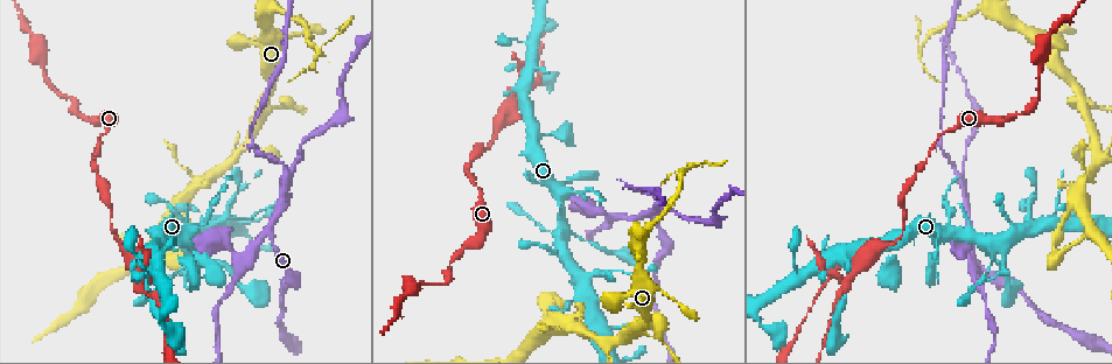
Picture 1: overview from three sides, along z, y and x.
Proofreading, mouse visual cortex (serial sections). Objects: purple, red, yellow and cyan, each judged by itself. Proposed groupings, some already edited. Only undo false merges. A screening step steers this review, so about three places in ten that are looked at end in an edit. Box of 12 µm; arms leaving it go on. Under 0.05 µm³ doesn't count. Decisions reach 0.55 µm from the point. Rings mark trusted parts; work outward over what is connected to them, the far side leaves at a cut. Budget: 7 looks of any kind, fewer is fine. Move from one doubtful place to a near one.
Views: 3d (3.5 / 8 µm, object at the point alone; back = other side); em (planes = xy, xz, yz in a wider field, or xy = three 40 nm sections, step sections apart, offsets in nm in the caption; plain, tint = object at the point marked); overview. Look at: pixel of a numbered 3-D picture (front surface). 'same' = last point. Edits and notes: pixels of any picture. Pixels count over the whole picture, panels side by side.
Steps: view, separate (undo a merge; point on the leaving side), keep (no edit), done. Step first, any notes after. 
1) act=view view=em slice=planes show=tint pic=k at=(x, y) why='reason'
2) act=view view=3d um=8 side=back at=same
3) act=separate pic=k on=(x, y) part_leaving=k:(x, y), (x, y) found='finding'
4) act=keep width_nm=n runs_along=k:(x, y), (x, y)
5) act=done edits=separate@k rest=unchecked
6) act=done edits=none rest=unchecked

act=view view=3d um=3.5 pic=1 at=(641, 215) why='side arm on a straight run'

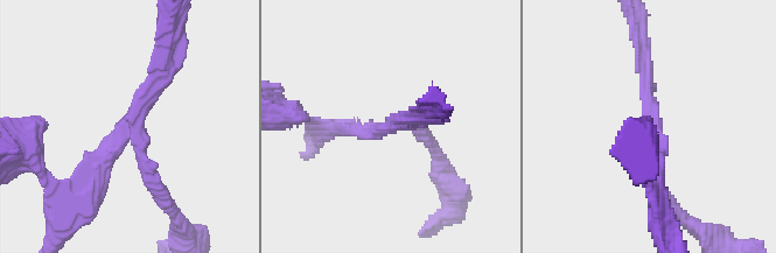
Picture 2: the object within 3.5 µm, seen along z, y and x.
act=view view=em slice=xy step=3 show=tint pic=2 at=(386, 128) arms=3 arm_widths_nm=150,200,250 why='now the EM'

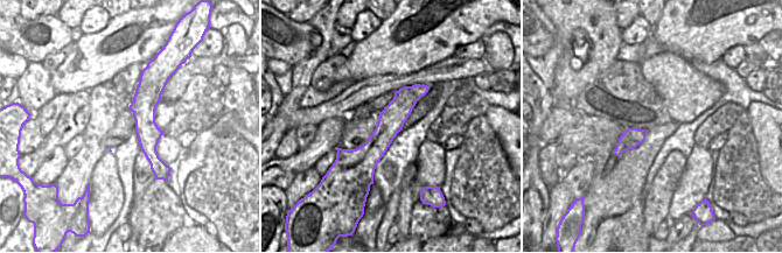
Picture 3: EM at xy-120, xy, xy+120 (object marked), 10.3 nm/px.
act=separate pic=2 on=(103, 167) part_leaving=2:(127, 133), (65, 201), (48, 183) found='two cells meet here'

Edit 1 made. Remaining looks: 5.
act=view view=3d um=3.5 pic=1 at=(560, 234) why='four-way junction'

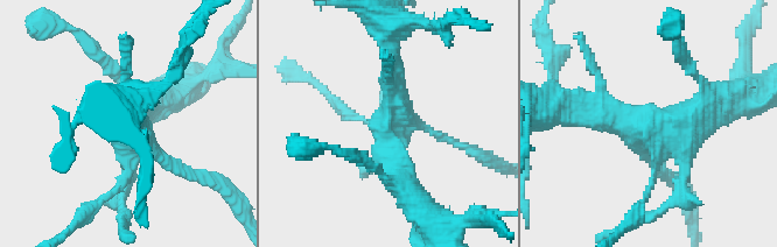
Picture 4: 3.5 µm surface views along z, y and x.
act=view view=em slice=xy step=1 show=plain pic=4 at=(653, 129)

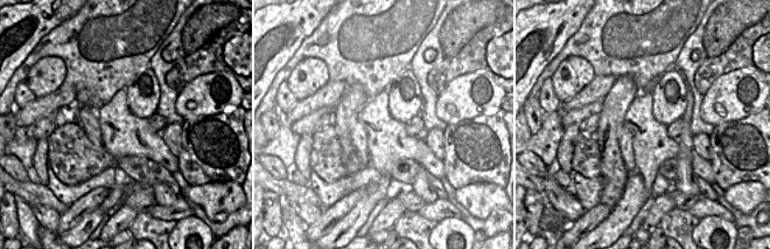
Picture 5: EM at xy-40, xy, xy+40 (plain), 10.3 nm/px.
act=view view=em slice=xy step=1 show=tint at=same

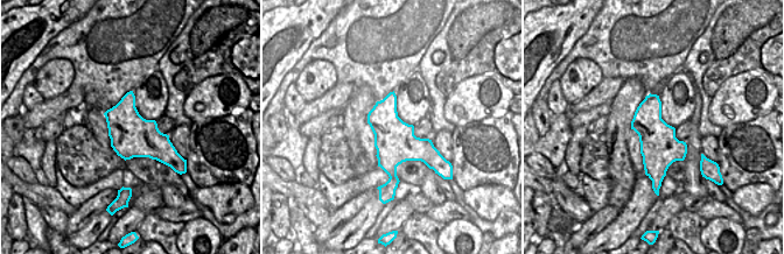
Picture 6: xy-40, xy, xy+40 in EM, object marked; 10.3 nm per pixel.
act=keep width_nm=420 runs_along=4:(393, 57), (385, 155), (407, 191) found='continuous, no second cell'

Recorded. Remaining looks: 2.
act=view view=3d um=3.5 side=back pic=1 at=(258, 100) why='calibre changes'

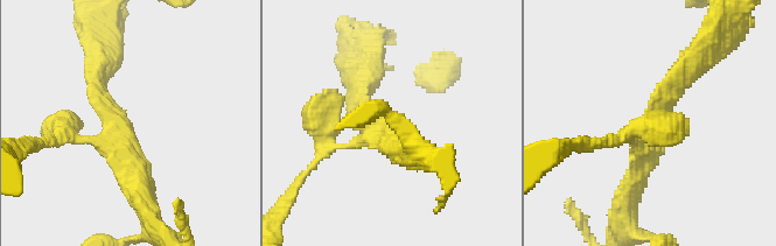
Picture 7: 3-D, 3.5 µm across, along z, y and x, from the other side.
act=view view=em slice=xy step=2 show=tint pic=7 at=(383, 127) why='shape alone is not enough'

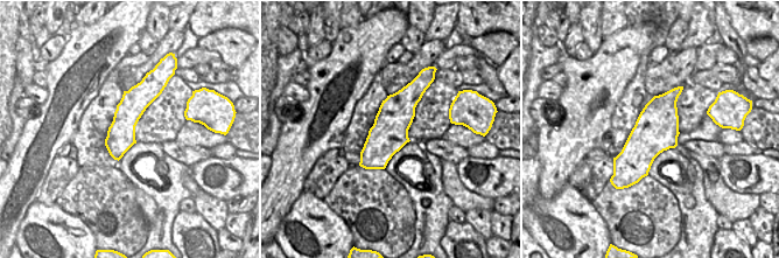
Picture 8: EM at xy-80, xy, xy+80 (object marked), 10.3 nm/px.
act=keep width_nm=380 runs_along=7:(684, 69), (651, 122), (627, 198) found='all the same cell'

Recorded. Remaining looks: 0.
act=done edits=separate@2 rest=unchecked

